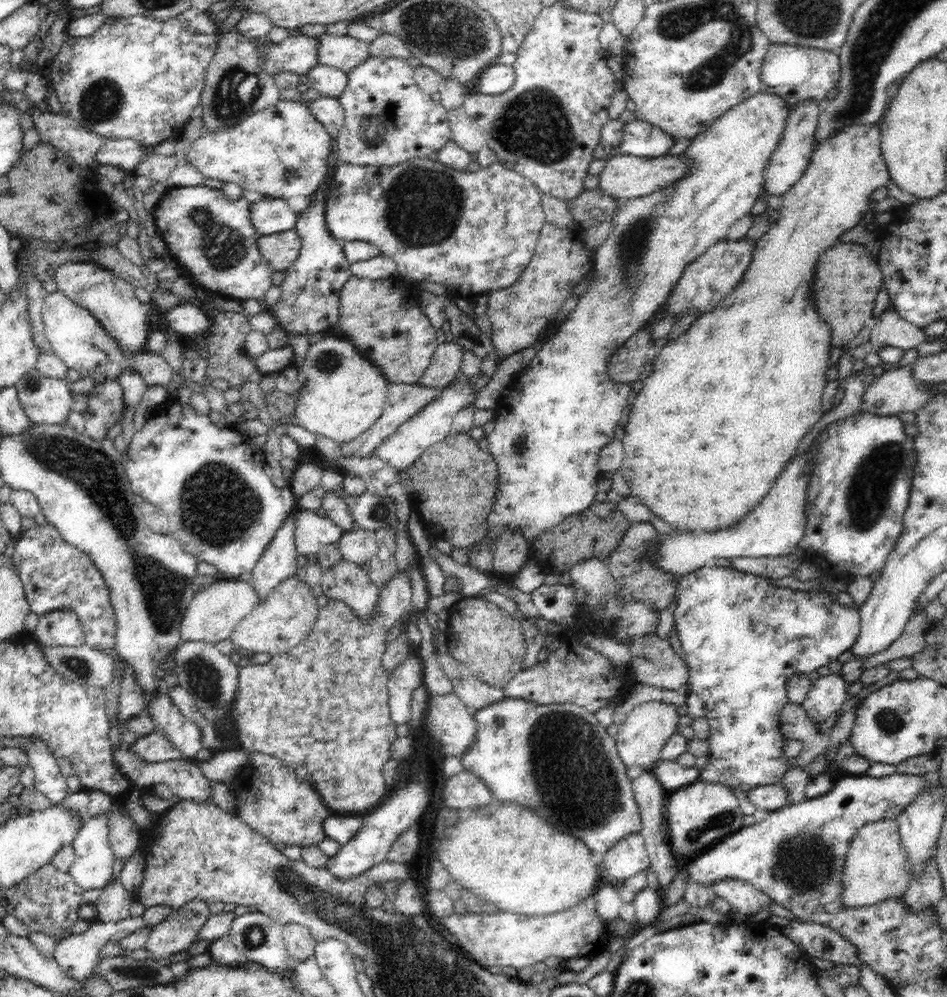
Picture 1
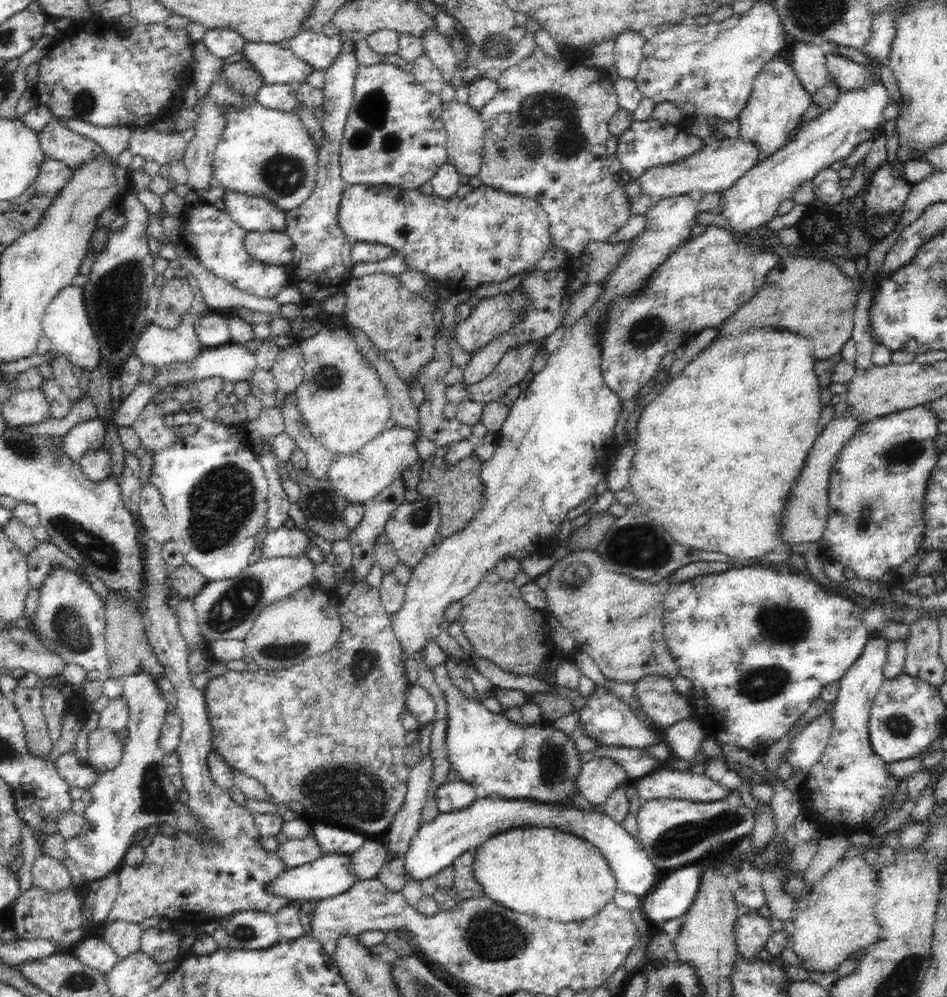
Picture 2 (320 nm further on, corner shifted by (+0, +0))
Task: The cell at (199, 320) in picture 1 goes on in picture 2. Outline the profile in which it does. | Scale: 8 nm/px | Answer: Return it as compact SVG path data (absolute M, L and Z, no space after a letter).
M222 311L200 316L194 324L196 334L205 347L228 345L232 341L227 317Z

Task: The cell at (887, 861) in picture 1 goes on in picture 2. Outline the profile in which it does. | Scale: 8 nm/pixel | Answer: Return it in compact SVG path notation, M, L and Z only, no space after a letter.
M863 854L840 860L812 889L808 899L808 906L801 911L793 921L794 932L790 938L792 952L795 952L804 963L804 968L810 973L810 980L817 981L821 975L834 976L838 966L848 960L850 954L854 954L860 948L870 948L873 942L878 940L881 926L875 921L874 905L879 899L879 881L876 881L872 867L864 861Z

